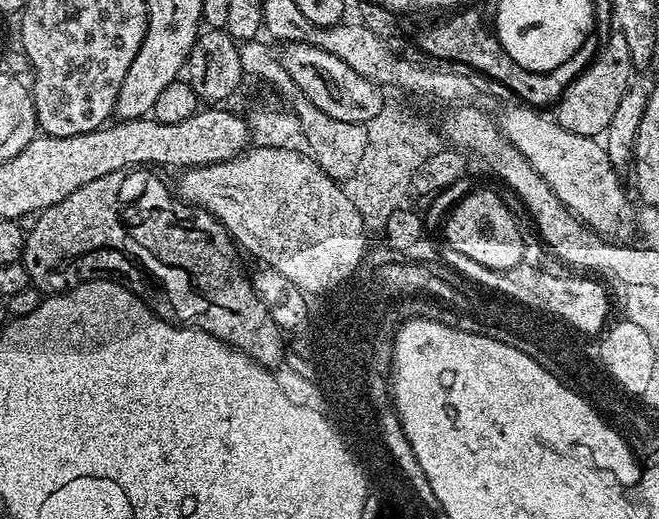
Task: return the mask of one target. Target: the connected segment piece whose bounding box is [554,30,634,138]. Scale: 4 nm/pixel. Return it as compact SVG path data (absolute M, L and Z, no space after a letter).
M613 31L605 40L599 45L596 59L569 82L554 104L556 123L562 126L562 130L570 130L570 134L596 138L605 132L610 126L610 118L614 118L614 110L618 110L618 102L622 102L622 94L626 94L628 85L634 79L630 49L622 33Z

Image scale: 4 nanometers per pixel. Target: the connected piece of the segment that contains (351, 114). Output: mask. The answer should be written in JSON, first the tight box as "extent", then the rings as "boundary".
{"extent":[279,43,385,125],"boundary":[[[285,43],[279,51],[279,58],[290,74],[292,81],[298,86],[301,95],[313,102],[318,110],[325,111],[330,118],[340,122],[354,122],[365,125],[376,114],[385,109],[385,93],[379,85],[352,70],[346,62],[329,51],[308,43]]]}

